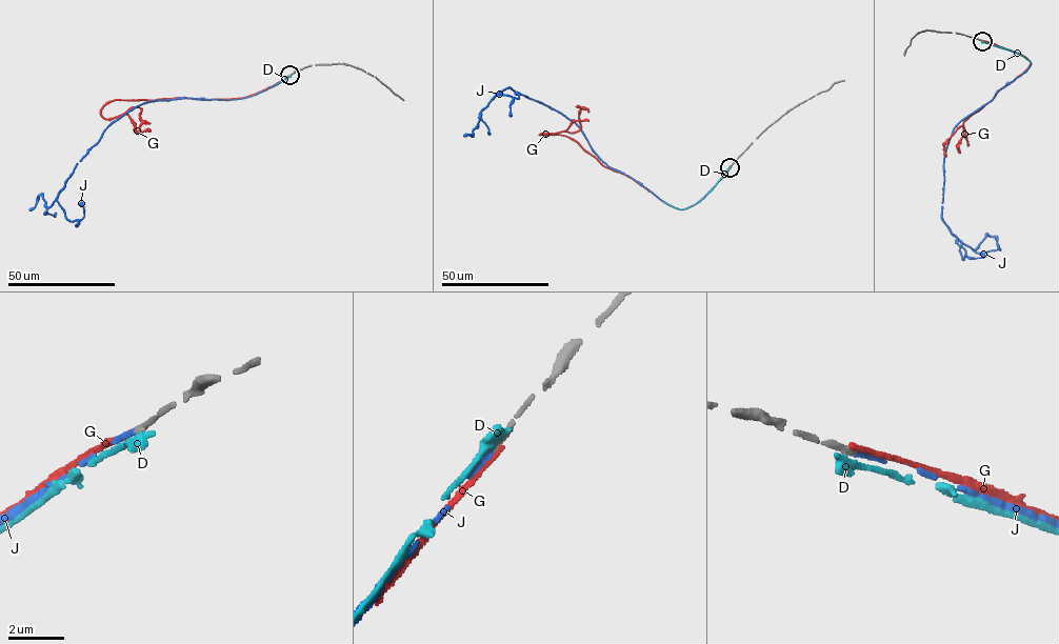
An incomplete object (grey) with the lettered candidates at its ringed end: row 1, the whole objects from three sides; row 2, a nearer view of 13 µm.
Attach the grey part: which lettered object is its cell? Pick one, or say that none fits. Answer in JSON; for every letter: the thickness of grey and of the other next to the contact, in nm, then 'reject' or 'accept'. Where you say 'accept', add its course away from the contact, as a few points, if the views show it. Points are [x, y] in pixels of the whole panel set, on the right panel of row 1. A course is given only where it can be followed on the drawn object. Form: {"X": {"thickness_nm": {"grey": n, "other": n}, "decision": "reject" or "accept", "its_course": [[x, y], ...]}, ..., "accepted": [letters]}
{"D": {"thickness_nm": {"grey": 240, "other": 440}, "decision": "reject"}, "G": {"thickness_nm": {"grey": 220, "other": 190}, "decision": "reject"}, "J": {"thickness_nm": {"grey": 200, "other": 190}, "decision": "accept", "its_course": [[983, 41], [1031, 64], [955, 126], [944, 156], [941, 219], [972, 248], [987, 235], [1000, 250]]}, "accepted": ["J"]}

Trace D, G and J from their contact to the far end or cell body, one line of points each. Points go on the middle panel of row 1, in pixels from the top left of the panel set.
D: (730, 167), (715, 186), (693, 205), (679, 209), (664, 202)
G: (730, 167), (698, 201), (679, 209), (603, 166), (575, 141), (540, 135), (579, 131), (576, 106)
J: (730, 167), (701, 199), (678, 209), (608, 167), (561, 113), (508, 87), (481, 112), (473, 135), (463, 136)

